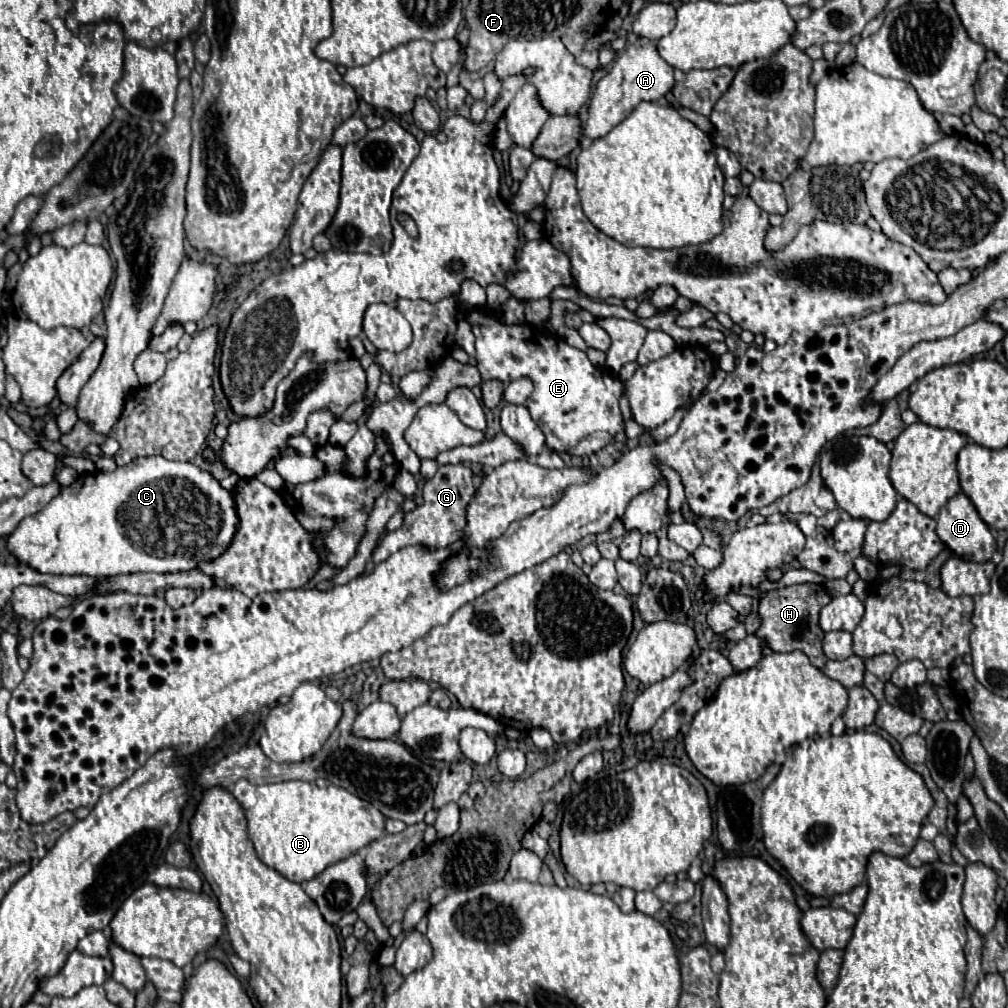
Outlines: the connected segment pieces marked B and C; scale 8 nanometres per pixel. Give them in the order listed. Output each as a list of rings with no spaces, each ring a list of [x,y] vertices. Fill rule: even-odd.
[[[241,779],[231,793],[245,811],[249,839],[259,859],[295,883],[311,881],[327,865],[361,851],[385,833],[385,817],[379,809],[335,785],[317,787],[307,781],[251,785]]]
[[[139,457],[133,459],[129,465],[117,467],[111,473],[103,473],[103,471],[95,471],[93,475],[85,475],[79,477],[77,483],[63,487],[61,493],[39,513],[25,517],[19,527],[11,533],[9,537],[9,549],[11,553],[27,563],[29,567],[37,569],[39,573],[51,573],[51,575],[89,575],[89,577],[113,577],[113,575],[125,575],[125,573],[179,573],[179,571],[189,571],[189,569],[197,569],[201,561],[213,561],[217,559],[221,553],[225,553],[225,549],[229,547],[229,541],[233,541],[237,533],[237,507],[233,505],[233,495],[231,491],[223,489],[219,485],[219,481],[205,469],[193,465],[193,463],[181,463],[181,461],[167,461],[163,457]]]

